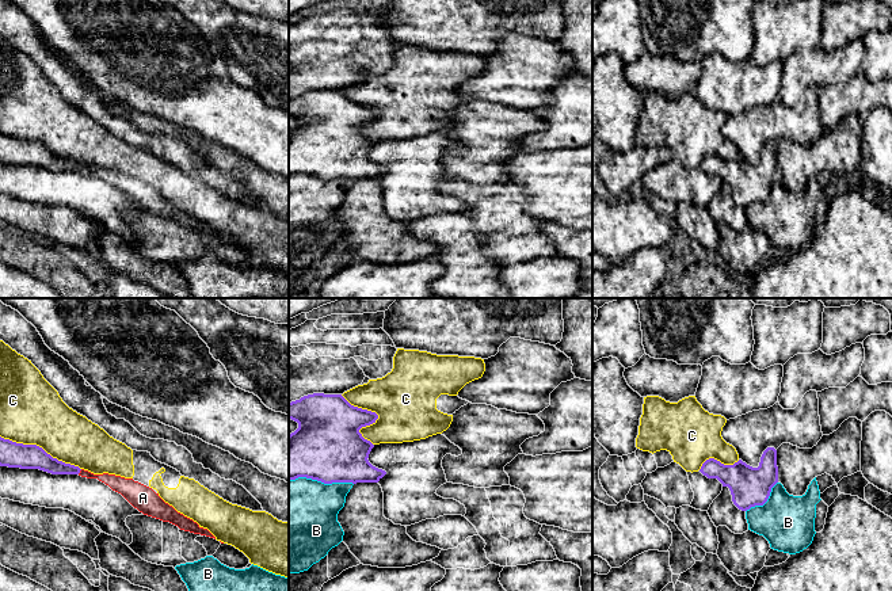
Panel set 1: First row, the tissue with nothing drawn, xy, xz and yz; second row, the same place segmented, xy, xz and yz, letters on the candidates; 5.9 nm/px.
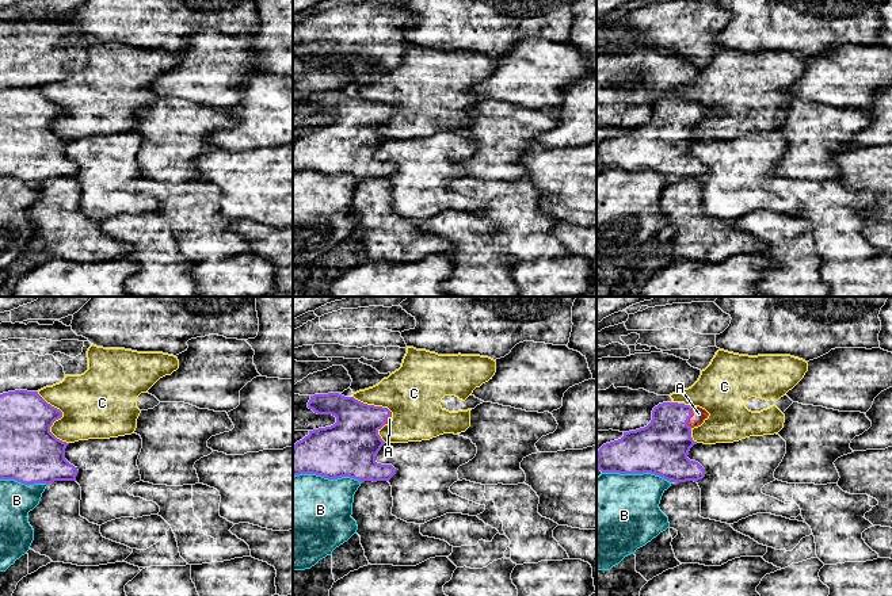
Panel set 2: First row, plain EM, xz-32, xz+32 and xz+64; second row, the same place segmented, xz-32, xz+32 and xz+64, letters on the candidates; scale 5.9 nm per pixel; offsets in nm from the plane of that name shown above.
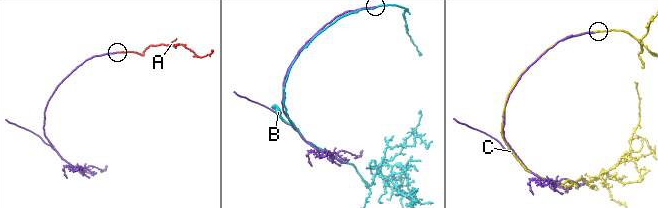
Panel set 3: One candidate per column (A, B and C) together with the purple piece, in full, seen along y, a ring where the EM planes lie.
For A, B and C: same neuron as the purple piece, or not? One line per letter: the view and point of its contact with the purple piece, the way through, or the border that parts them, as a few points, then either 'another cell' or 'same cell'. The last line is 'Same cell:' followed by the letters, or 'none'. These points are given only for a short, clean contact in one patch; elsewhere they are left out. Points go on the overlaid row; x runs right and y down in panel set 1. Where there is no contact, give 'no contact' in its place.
A: contact xy (79, 472); same cell
B: contact xz (321, 481); another cell
C: contact xy (41, 447); another cell
Same cell: A

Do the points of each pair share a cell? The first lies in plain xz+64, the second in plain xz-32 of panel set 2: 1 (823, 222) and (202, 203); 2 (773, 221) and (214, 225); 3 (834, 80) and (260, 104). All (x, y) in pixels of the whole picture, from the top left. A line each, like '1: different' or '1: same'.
1: same
2: different
3: different

